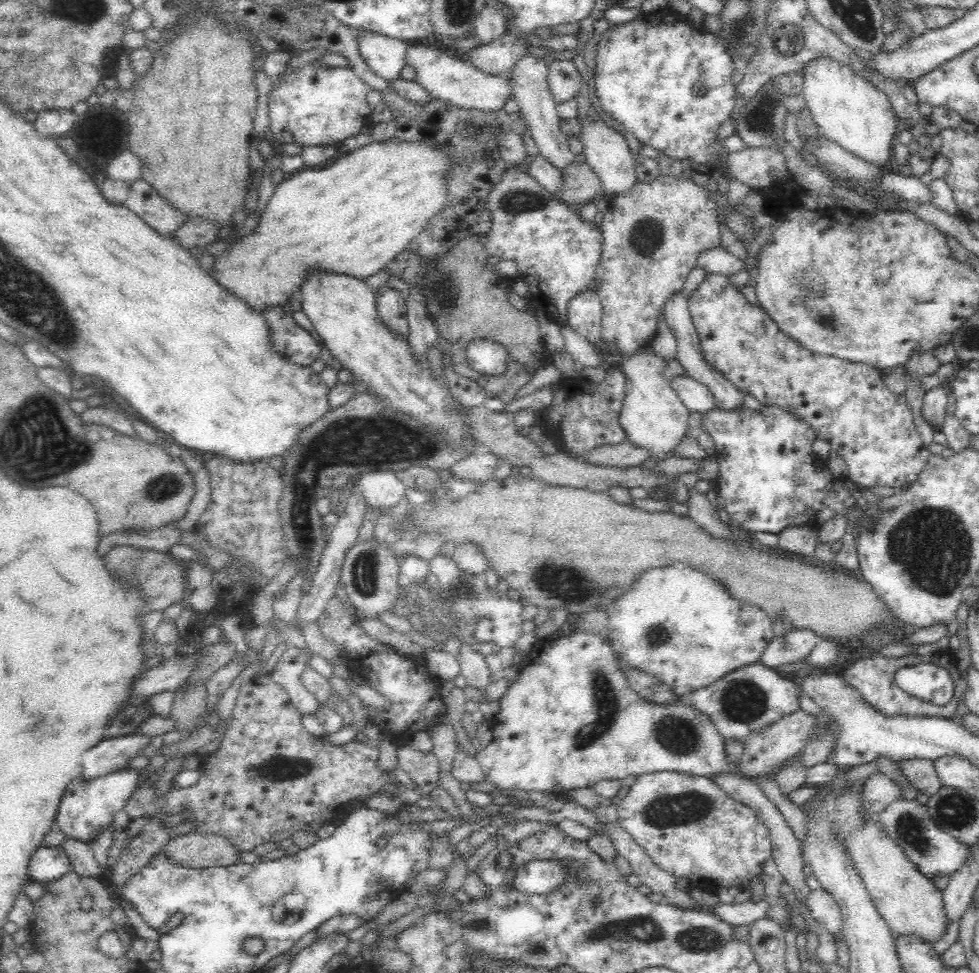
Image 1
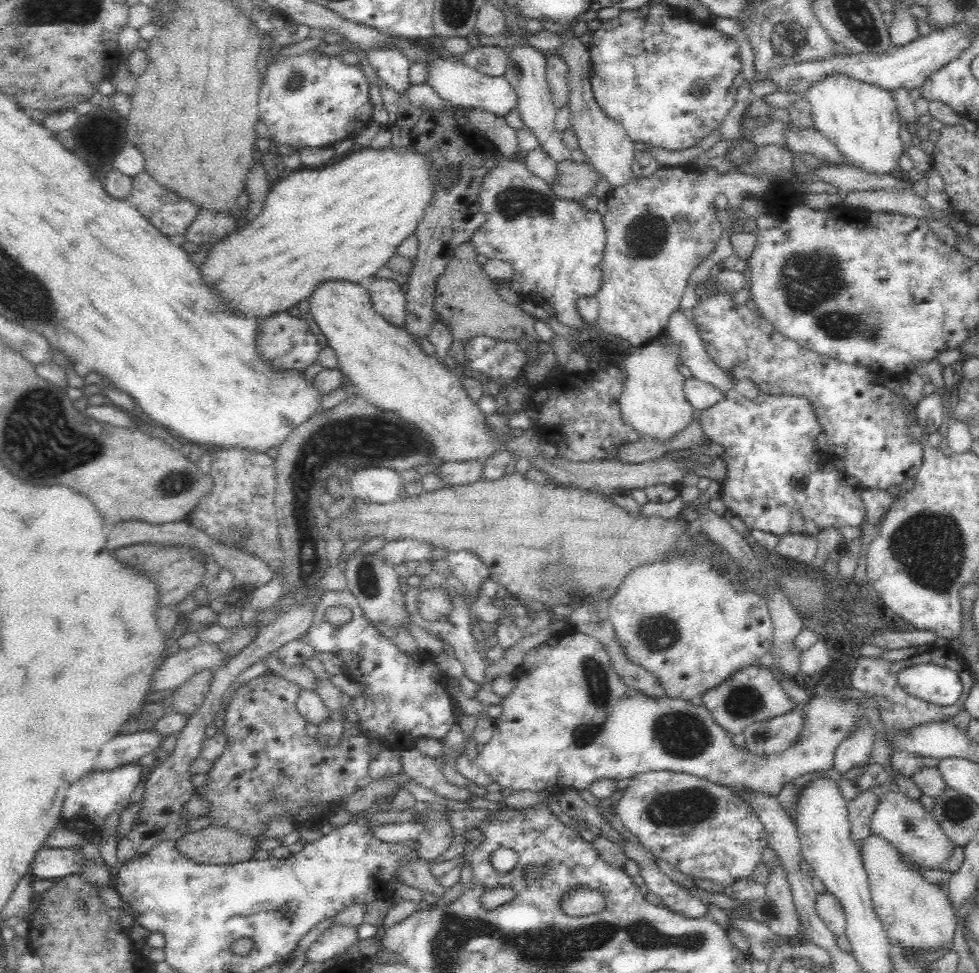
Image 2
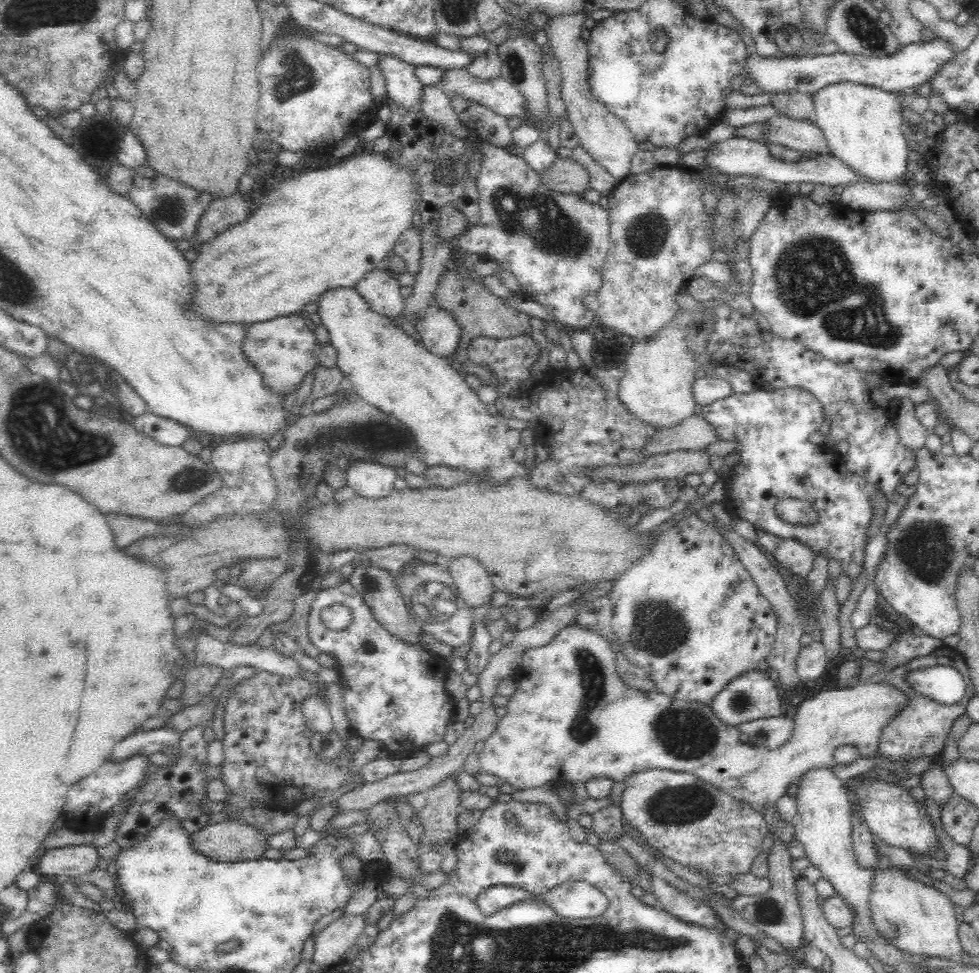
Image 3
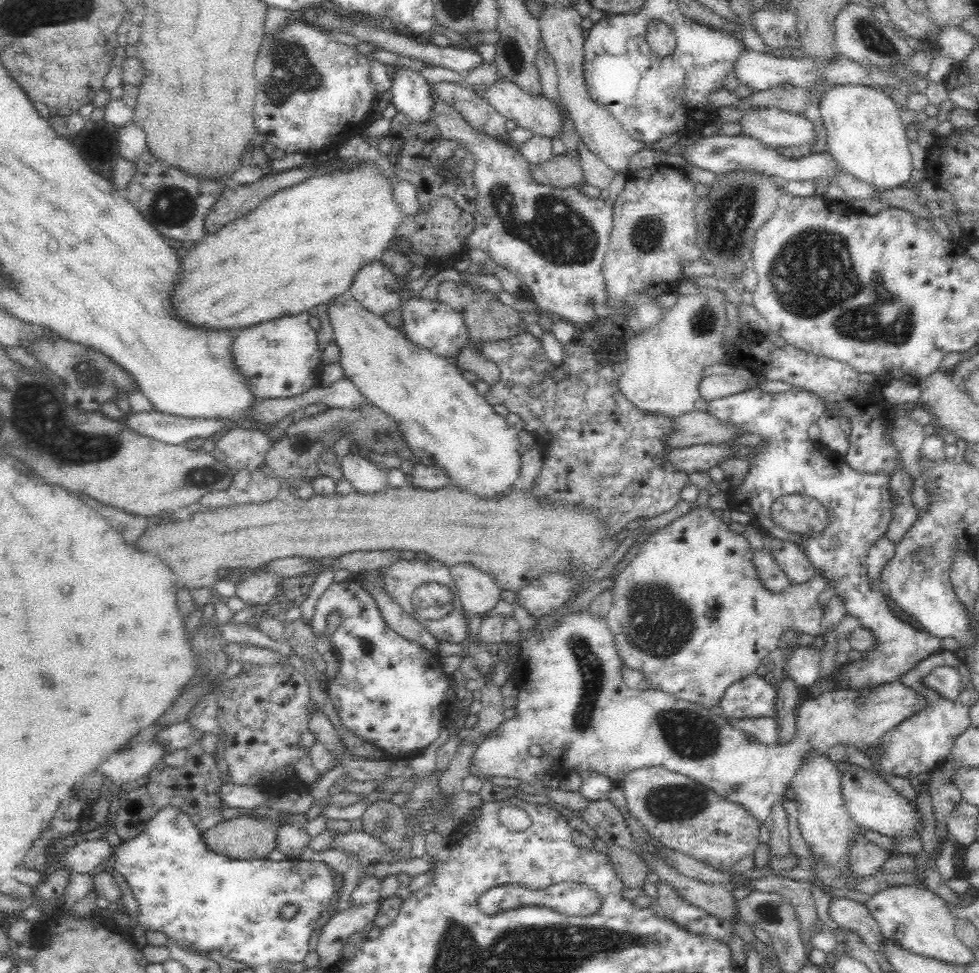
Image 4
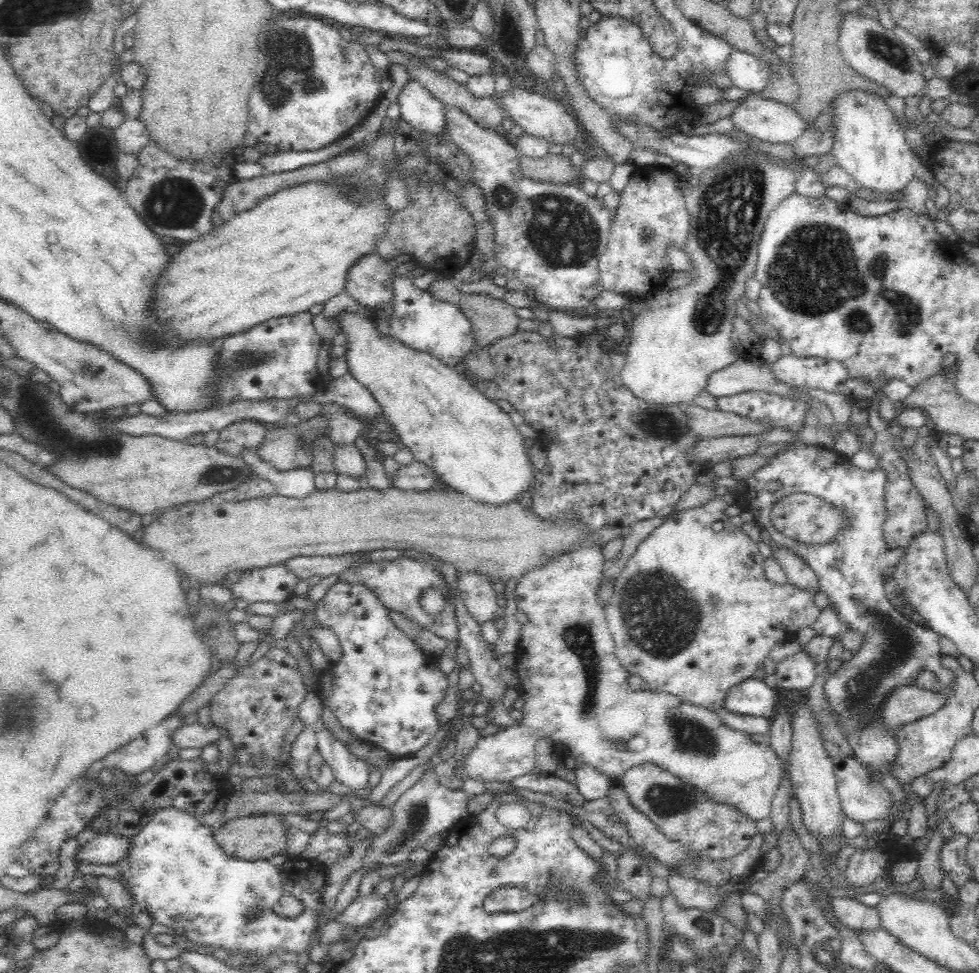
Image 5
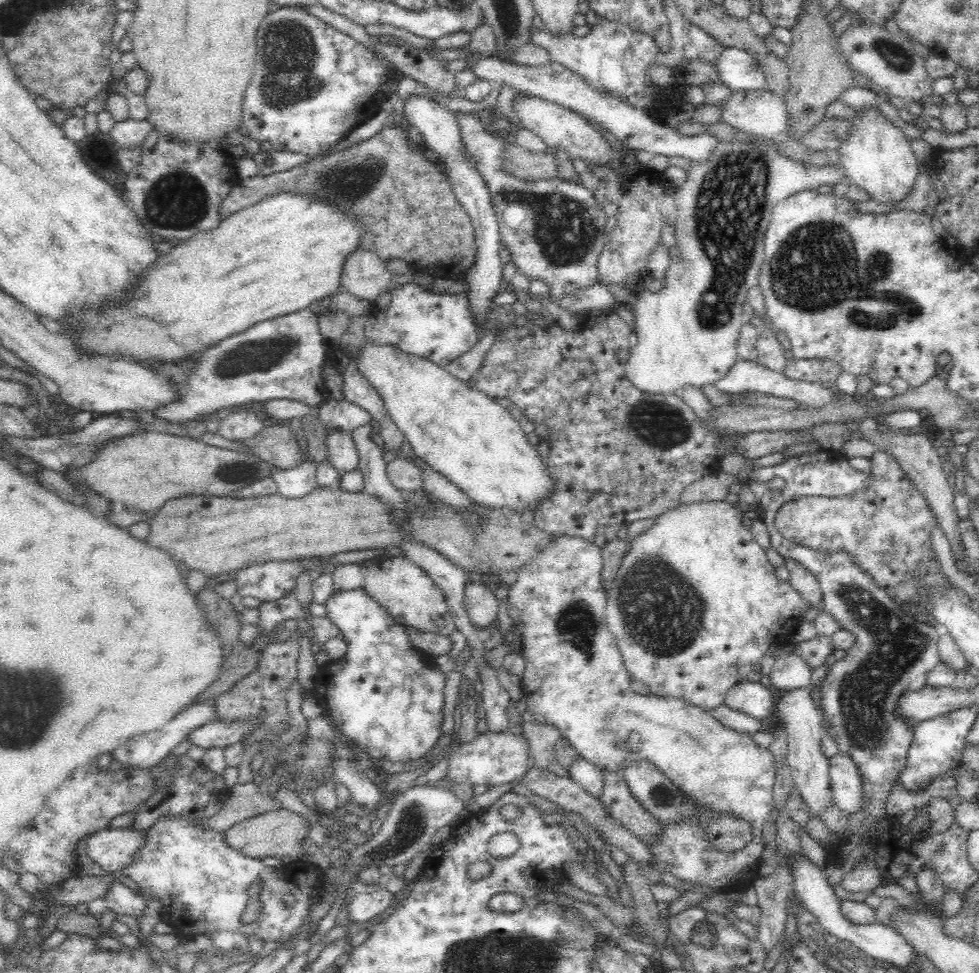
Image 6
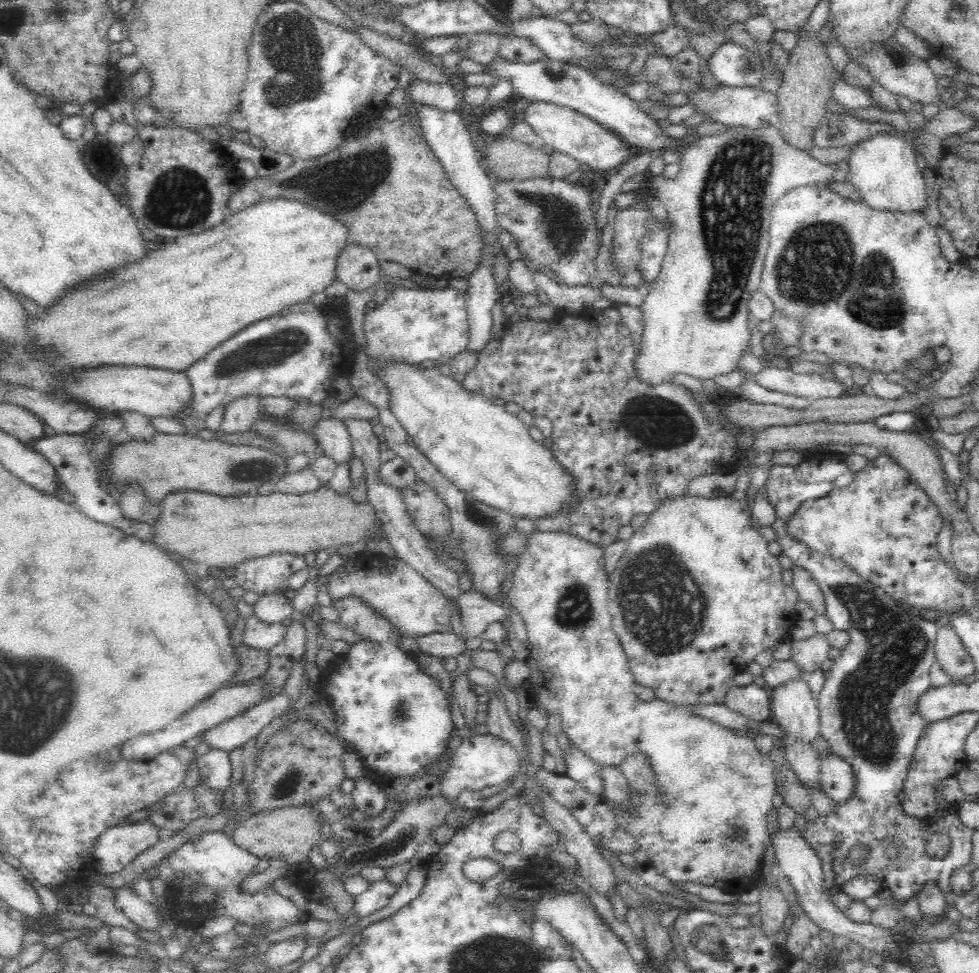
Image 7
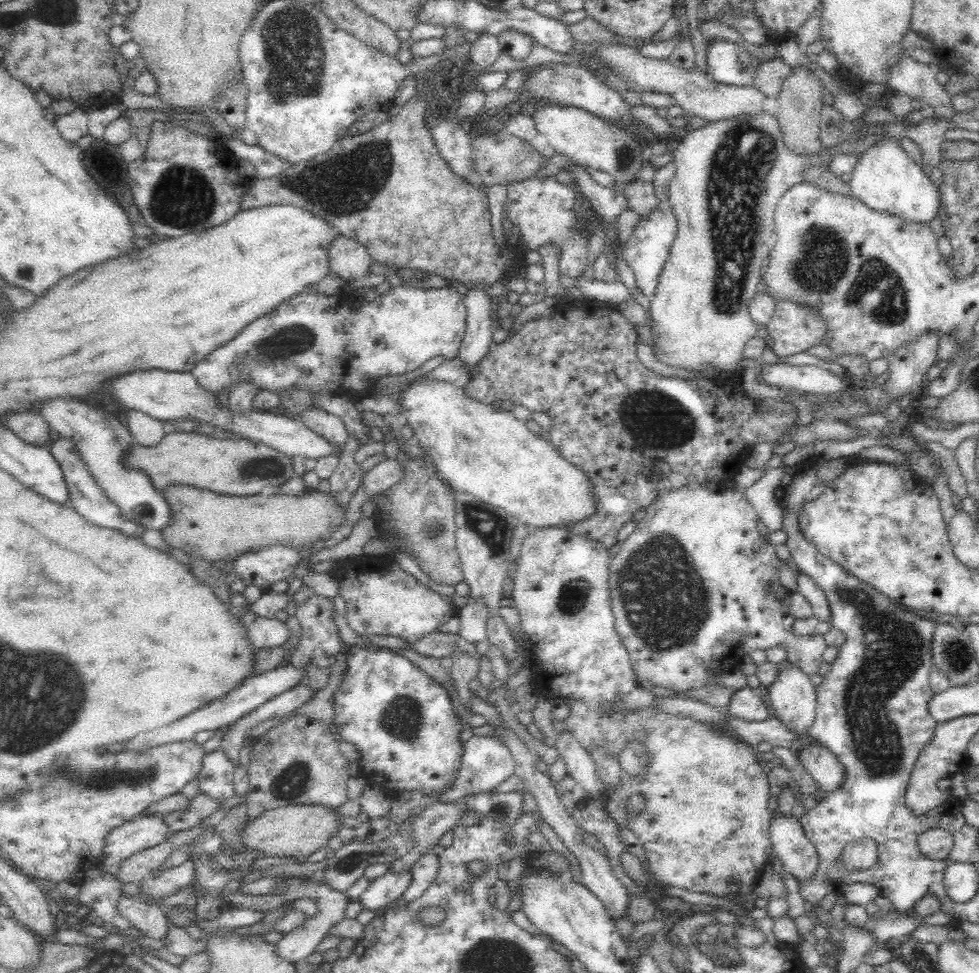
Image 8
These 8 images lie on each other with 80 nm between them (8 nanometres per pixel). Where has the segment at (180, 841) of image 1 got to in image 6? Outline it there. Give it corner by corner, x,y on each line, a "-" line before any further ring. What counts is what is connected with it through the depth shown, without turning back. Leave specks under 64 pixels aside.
278,809
266,811
262,814
240,820
232,824
228,830
224,830
224,841
233,850
241,852
243,856
249,858
264,859
266,857
277,857
283,863
293,861
307,861
307,851
303,850
302,838
308,836
308,821
290,809

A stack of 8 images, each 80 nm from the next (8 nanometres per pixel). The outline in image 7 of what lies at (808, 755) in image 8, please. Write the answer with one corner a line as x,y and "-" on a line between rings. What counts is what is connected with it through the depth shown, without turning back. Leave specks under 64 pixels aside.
828,753
819,756
821,790
823,790
832,800
832,803
847,803
853,795
855,776
852,765
846,762
841,756

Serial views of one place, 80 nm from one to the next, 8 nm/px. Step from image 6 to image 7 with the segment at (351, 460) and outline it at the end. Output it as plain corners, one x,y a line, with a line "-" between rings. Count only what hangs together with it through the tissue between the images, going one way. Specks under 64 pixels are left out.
323,416
317,422
314,436
321,444
322,454
330,457
336,466
351,463
354,458
352,440
347,426
342,421

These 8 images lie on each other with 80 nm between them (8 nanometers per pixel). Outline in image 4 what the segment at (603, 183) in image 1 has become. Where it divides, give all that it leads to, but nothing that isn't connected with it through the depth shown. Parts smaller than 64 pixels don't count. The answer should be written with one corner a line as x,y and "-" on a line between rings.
544,7
539,22
544,49
554,57
558,71
561,103
567,110
569,119
572,121
581,142
588,147
590,152
600,156
600,159
616,175
619,173
627,174
630,157
636,152
642,151
642,148
645,148
645,143
633,139
620,122
589,95
584,76
586,32
581,25
582,19
583,17
574,7

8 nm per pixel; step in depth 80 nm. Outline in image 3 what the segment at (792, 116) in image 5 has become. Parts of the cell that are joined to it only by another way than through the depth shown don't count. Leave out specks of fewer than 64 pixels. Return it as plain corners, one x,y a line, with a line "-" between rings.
776,115
768,121
769,142
781,144
788,149
803,152
816,152
830,155
829,144
820,127
810,121
792,119
786,115

